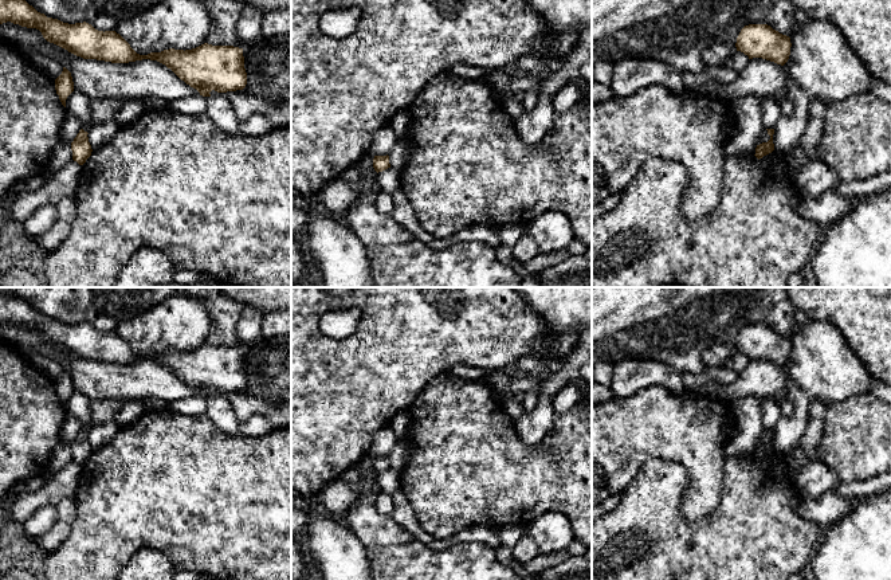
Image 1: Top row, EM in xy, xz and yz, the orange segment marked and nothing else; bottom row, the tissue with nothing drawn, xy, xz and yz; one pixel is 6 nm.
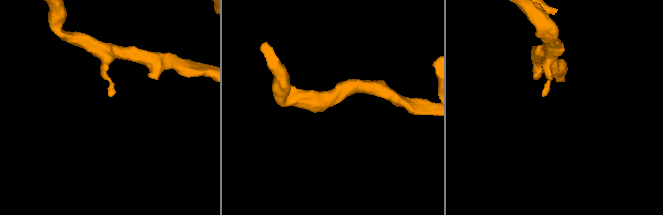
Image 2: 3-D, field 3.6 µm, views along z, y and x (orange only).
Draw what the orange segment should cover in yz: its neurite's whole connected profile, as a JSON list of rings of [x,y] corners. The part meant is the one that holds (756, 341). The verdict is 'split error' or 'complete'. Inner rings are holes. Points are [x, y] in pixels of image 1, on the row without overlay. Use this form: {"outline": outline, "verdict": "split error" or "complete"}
{"outline": [[[768,325],[745,326],[735,344],[737,352],[753,358],[762,358],[784,367],[790,356],[790,338]]], "verdict": "complete"}

